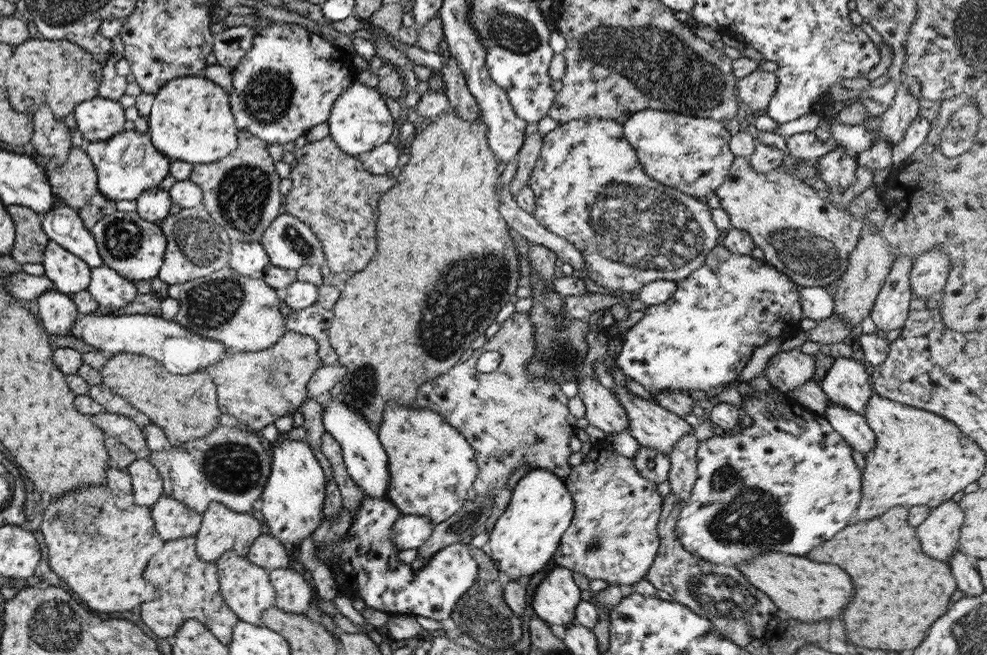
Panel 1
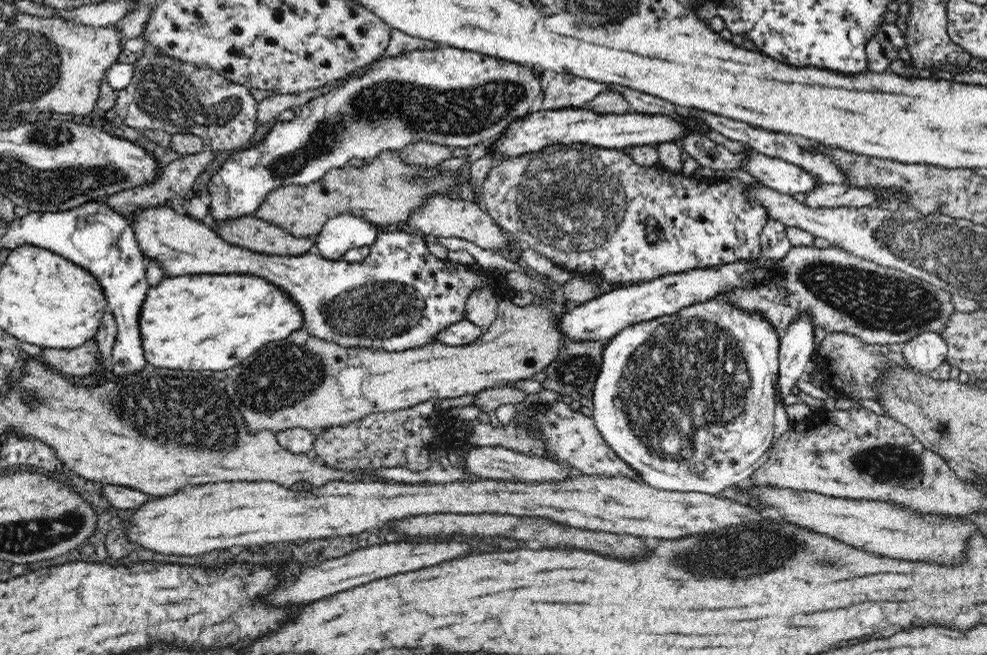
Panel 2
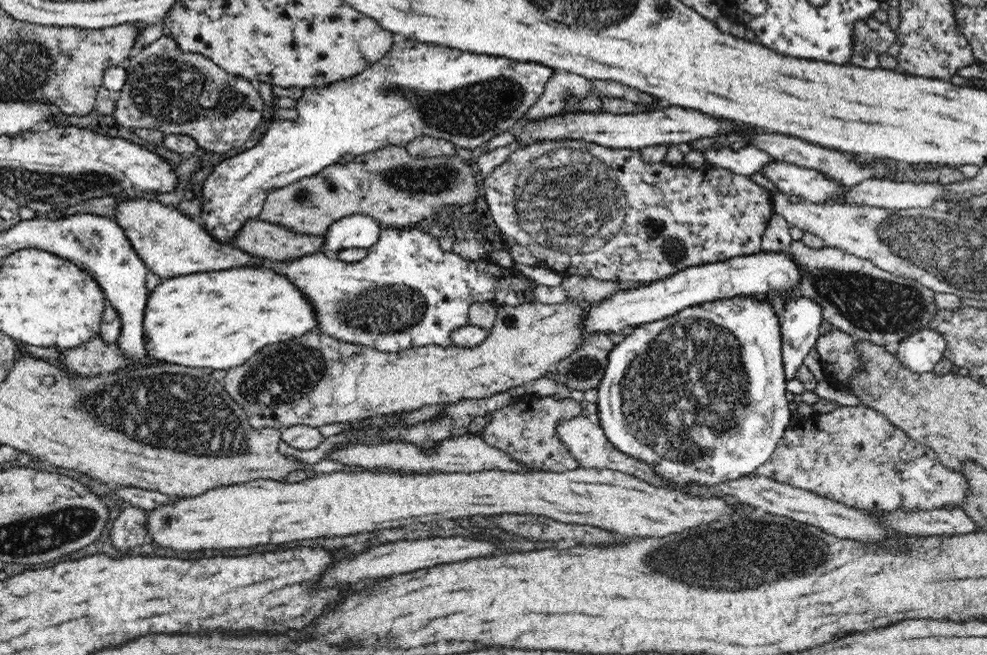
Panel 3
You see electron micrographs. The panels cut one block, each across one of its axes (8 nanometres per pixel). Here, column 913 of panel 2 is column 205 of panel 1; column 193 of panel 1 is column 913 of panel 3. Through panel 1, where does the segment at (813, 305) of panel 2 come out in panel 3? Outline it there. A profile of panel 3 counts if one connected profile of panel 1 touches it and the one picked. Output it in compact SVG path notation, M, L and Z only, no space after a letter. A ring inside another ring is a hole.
M800 241L792 242L787 254L798 265L802 278L795 287L785 292L784 303L777 306L782 296L772 292L754 296L772 306L776 315L788 306L788 302L809 298L820 306L821 319L829 322L832 329L851 334L858 341L888 346L894 342L902 342L918 330L930 328L930 322L941 310L936 303L937 292L920 281L881 270L872 262L852 256L839 248L825 246L814 249Z

